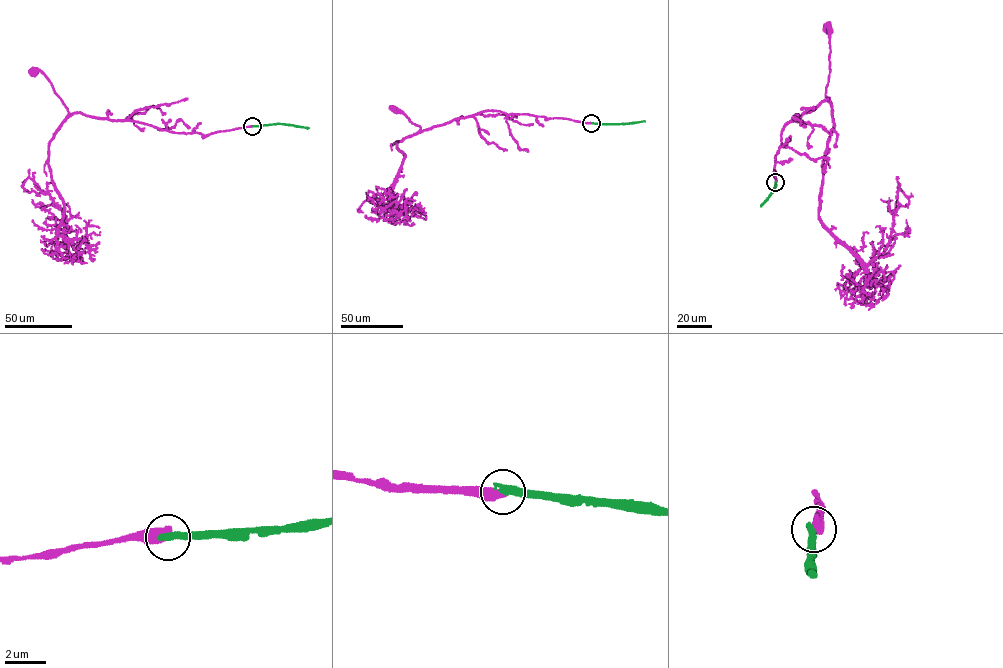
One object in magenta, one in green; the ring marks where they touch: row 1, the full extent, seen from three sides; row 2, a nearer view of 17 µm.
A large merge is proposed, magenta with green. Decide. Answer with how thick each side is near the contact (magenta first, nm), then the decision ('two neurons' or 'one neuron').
550 nm thick on the magenta side, 400 nm on the other; two neurons

